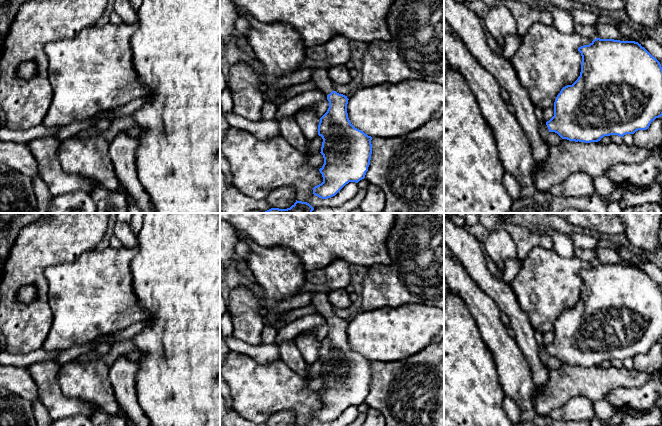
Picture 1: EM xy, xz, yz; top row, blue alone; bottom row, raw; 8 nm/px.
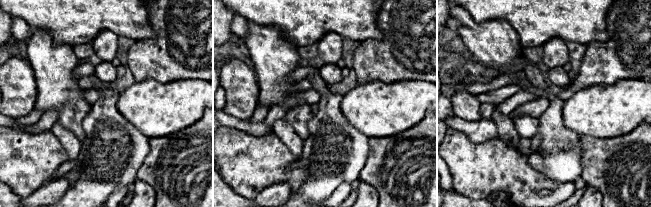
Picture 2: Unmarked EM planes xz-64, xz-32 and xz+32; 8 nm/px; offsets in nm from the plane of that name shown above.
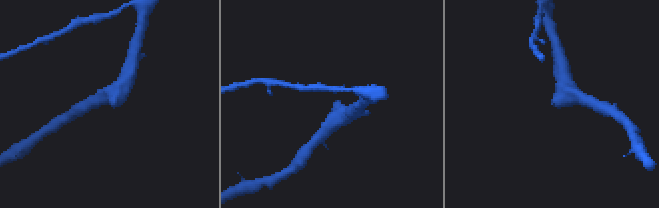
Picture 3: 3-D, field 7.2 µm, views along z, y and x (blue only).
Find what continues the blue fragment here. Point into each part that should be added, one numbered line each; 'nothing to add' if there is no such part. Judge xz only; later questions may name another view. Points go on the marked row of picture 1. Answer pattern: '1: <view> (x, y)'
1: xz (320, 76)

